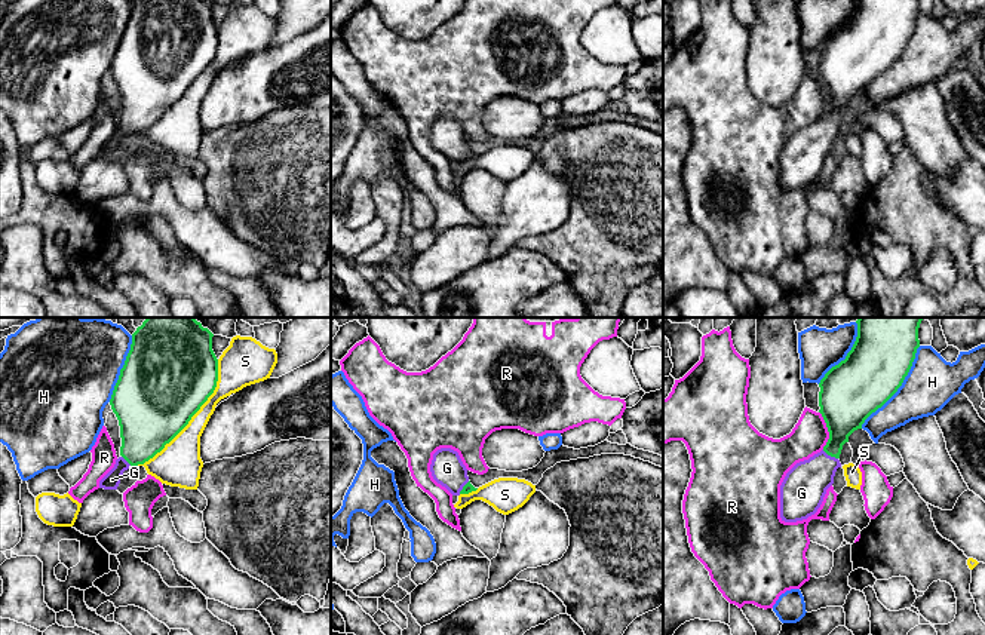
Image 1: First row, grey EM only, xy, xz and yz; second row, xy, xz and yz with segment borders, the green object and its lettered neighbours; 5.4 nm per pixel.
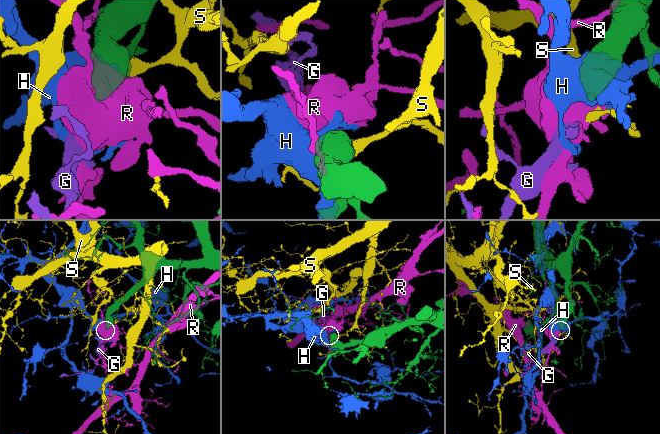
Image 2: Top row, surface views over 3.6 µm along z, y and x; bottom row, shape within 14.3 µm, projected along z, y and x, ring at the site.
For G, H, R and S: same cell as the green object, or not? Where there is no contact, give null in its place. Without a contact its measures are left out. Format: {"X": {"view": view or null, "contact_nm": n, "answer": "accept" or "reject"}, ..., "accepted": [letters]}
{"G": {"view": "yz", "contact_nm": 100, "answer": "accept"}, "H": {"view": "yz", "contact_nm": 550, "answer": "reject"}, "R": {"view": "yz", "contact_nm": 200, "answer": "reject"}, "S": {"view": "xy", "contact_nm": 750, "answer": "reject"}, "accepted": ["G"]}

